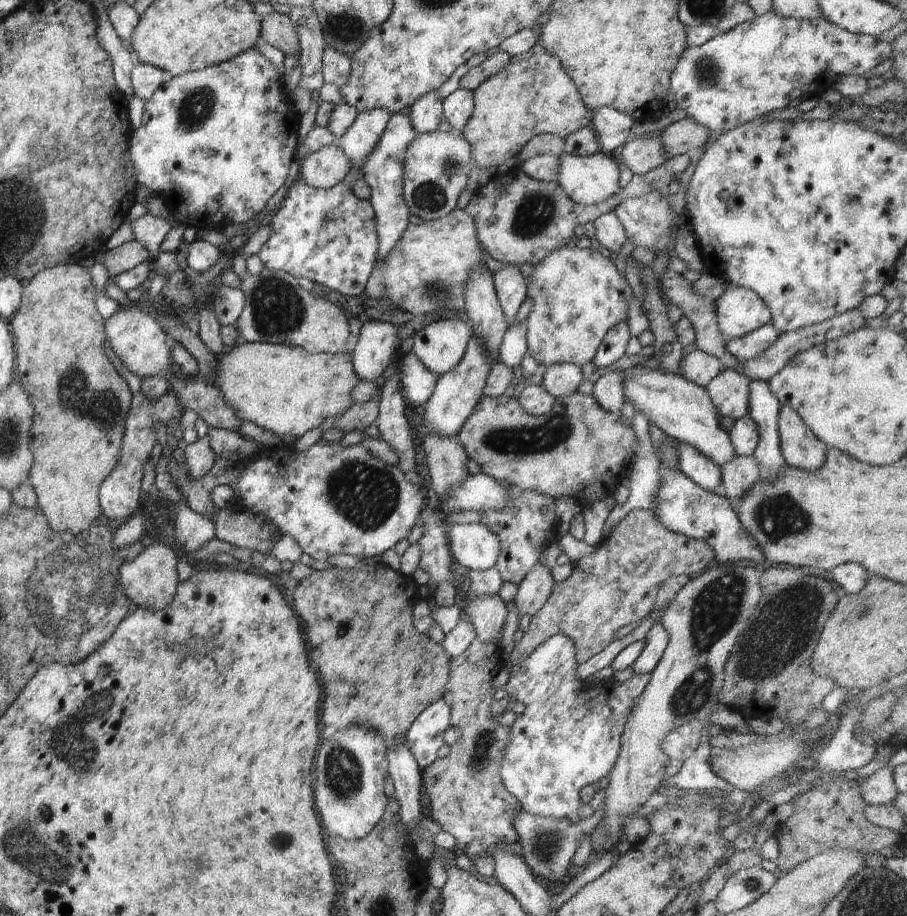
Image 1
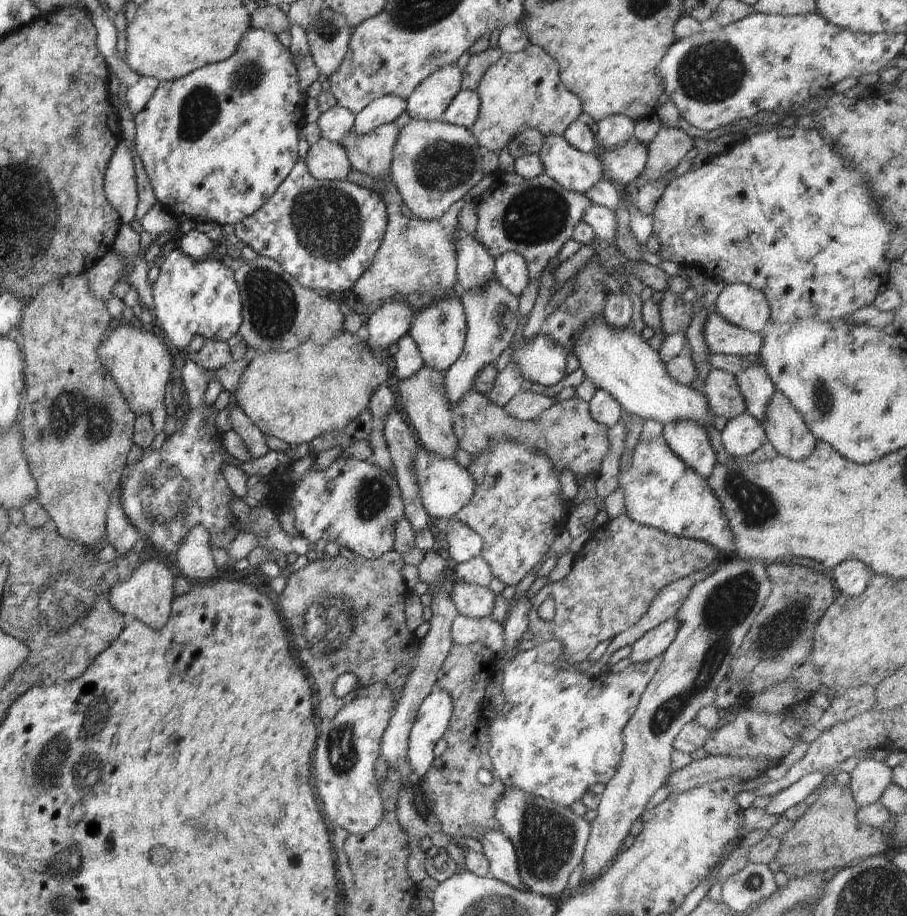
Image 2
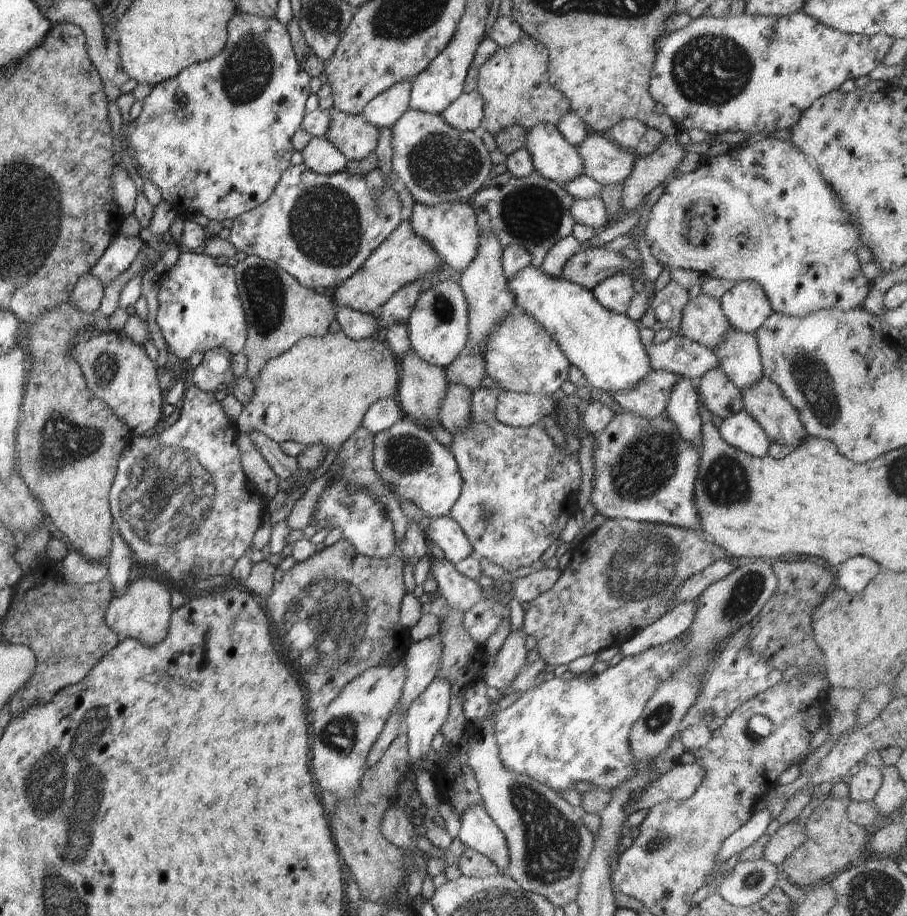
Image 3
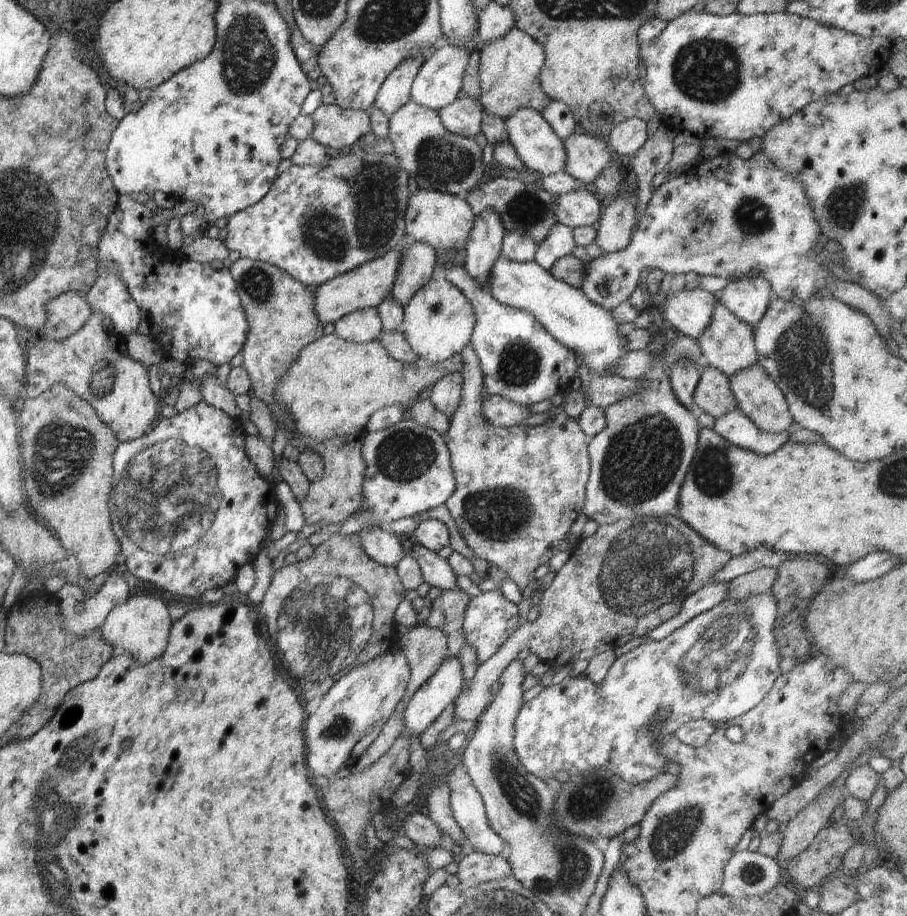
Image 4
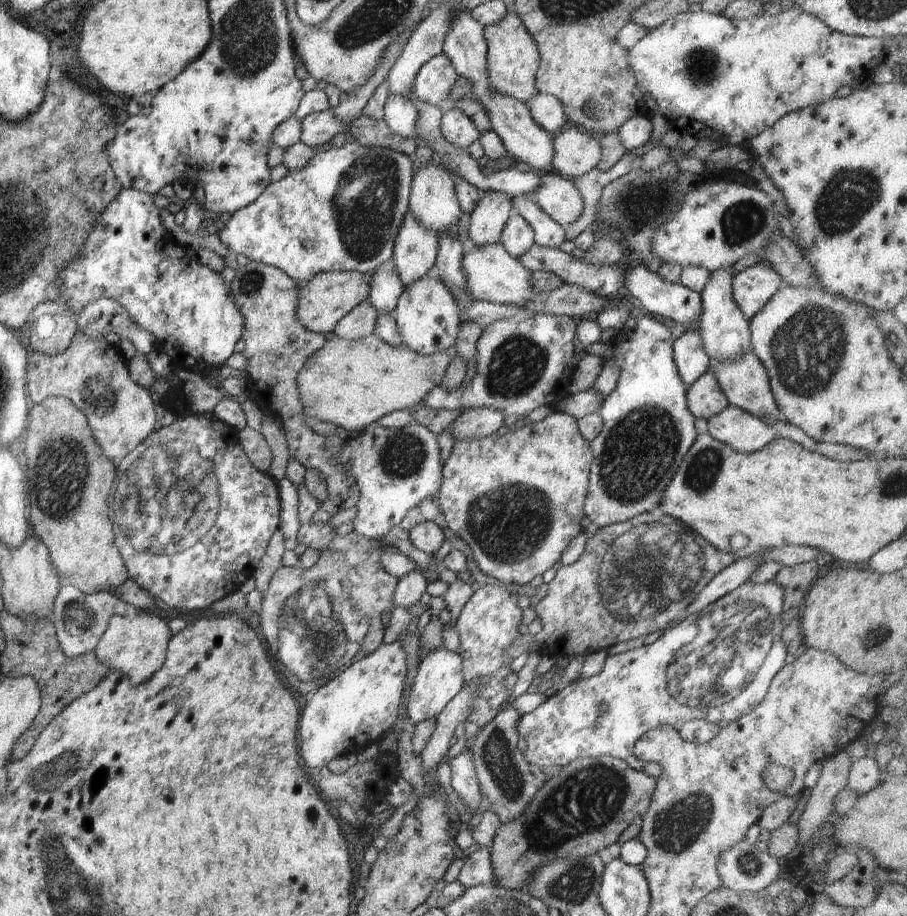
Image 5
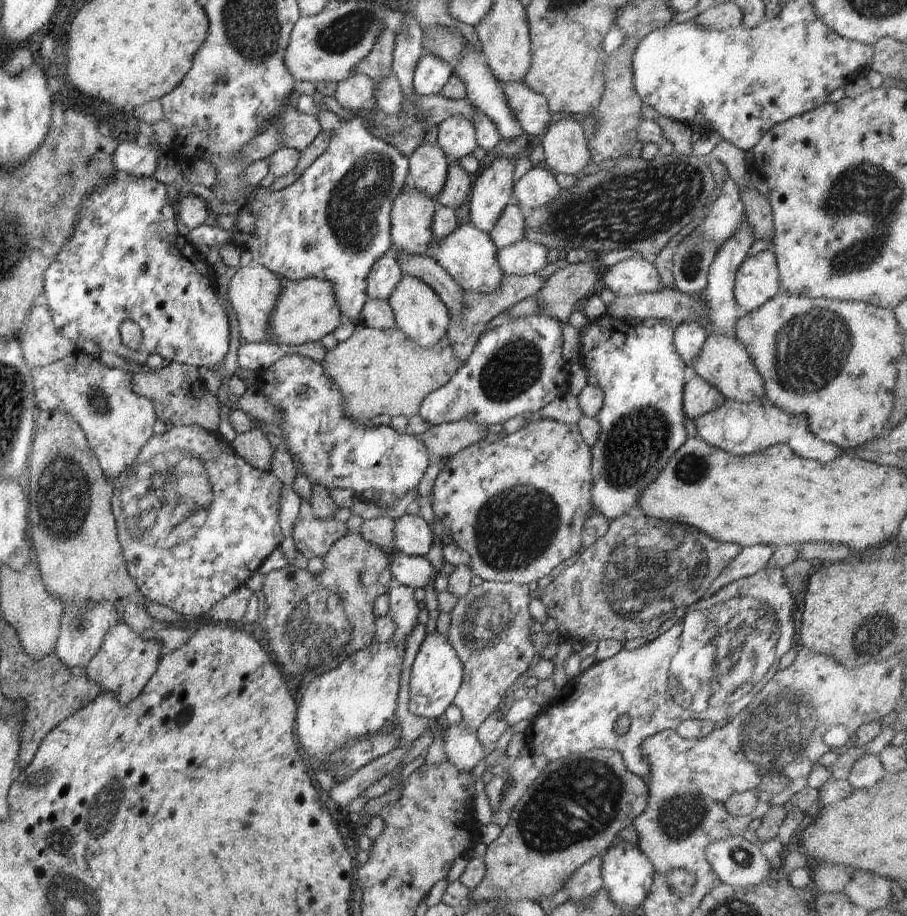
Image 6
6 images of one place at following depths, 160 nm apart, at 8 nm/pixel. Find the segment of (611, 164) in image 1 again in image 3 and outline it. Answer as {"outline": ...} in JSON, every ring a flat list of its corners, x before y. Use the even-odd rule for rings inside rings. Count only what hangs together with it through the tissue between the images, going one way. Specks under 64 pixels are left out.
{"outline":[[541,122,526,129,525,149,532,157,535,171,562,185,582,175,583,160,552,123]]}

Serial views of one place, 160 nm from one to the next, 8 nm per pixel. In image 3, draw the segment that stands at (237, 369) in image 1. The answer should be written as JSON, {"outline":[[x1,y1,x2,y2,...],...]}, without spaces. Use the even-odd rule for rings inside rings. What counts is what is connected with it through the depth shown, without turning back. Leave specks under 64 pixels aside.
{"outline":[[339,331,328,332,321,337,302,337,292,348,288,349,287,353,269,360,262,367,258,380,254,383,253,397,243,405,242,412,234,422,238,432,248,434,258,431,278,444,292,441,302,446,323,445,327,449,327,454,320,466,312,472,301,474,302,476,288,491,279,490,267,504,267,512,272,514,284,507,290,493,297,491,305,484,310,485,313,480,320,478,328,471,337,458,340,447,358,430,358,427,362,426,364,415,370,405,382,399,393,398,398,392,400,382,398,361,382,337,355,341],[272,404,279,406,282,413,282,419,275,426,266,424,266,408]]}

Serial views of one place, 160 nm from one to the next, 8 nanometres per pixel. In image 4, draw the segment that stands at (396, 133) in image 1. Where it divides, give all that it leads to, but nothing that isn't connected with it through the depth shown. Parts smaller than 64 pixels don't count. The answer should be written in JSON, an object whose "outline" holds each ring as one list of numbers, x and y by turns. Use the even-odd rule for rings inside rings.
{"outline":[[320,104,310,115,315,128,311,138,337,152,352,146,371,130,370,117,366,111,343,109,337,104]]}

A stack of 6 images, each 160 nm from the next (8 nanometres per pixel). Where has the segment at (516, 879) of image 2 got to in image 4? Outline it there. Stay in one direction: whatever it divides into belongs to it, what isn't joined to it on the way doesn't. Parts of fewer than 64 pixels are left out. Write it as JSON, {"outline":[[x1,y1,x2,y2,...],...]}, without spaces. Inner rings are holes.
{"outline":[[460,761,448,777,447,784,451,788,450,804,453,817,476,851,505,856,508,851,507,844,492,830,483,798,467,774,468,771]]}

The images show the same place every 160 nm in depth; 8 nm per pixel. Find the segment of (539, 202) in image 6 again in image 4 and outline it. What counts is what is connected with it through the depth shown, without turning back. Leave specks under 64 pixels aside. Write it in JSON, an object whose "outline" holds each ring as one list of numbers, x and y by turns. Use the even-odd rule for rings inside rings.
{"outline":[[582,187,554,196,557,196,555,215,558,223,571,229,596,227,602,212,601,198,590,188]]}

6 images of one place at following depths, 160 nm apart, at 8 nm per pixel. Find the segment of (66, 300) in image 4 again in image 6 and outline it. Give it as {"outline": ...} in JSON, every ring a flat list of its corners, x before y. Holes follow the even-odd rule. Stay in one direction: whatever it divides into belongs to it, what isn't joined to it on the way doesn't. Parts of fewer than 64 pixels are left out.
{"outline":[[34,305,30,308,27,321,17,337,20,338,21,343,19,343,19,345,23,357,31,368,49,365,78,351,76,342,68,340,55,329,51,320,49,308,46,305]]}

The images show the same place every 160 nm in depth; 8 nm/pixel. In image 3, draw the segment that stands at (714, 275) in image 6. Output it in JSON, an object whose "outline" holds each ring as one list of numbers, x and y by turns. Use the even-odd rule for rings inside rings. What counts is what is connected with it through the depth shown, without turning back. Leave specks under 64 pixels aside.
{"outline":[[730,327,722,340,716,346,713,346,712,352,718,359,719,368,740,390,764,377,757,338,752,333,745,333]]}

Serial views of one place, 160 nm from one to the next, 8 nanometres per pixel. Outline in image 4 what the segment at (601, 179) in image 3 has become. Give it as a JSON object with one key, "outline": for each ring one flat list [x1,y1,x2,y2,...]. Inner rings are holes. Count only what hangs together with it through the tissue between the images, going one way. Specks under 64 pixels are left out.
{"outline":[[571,134,563,140,566,151,566,162,564,172,579,180,584,186,590,188,593,180,608,165,612,165,612,160,617,159,610,145,606,140,586,134]]}

